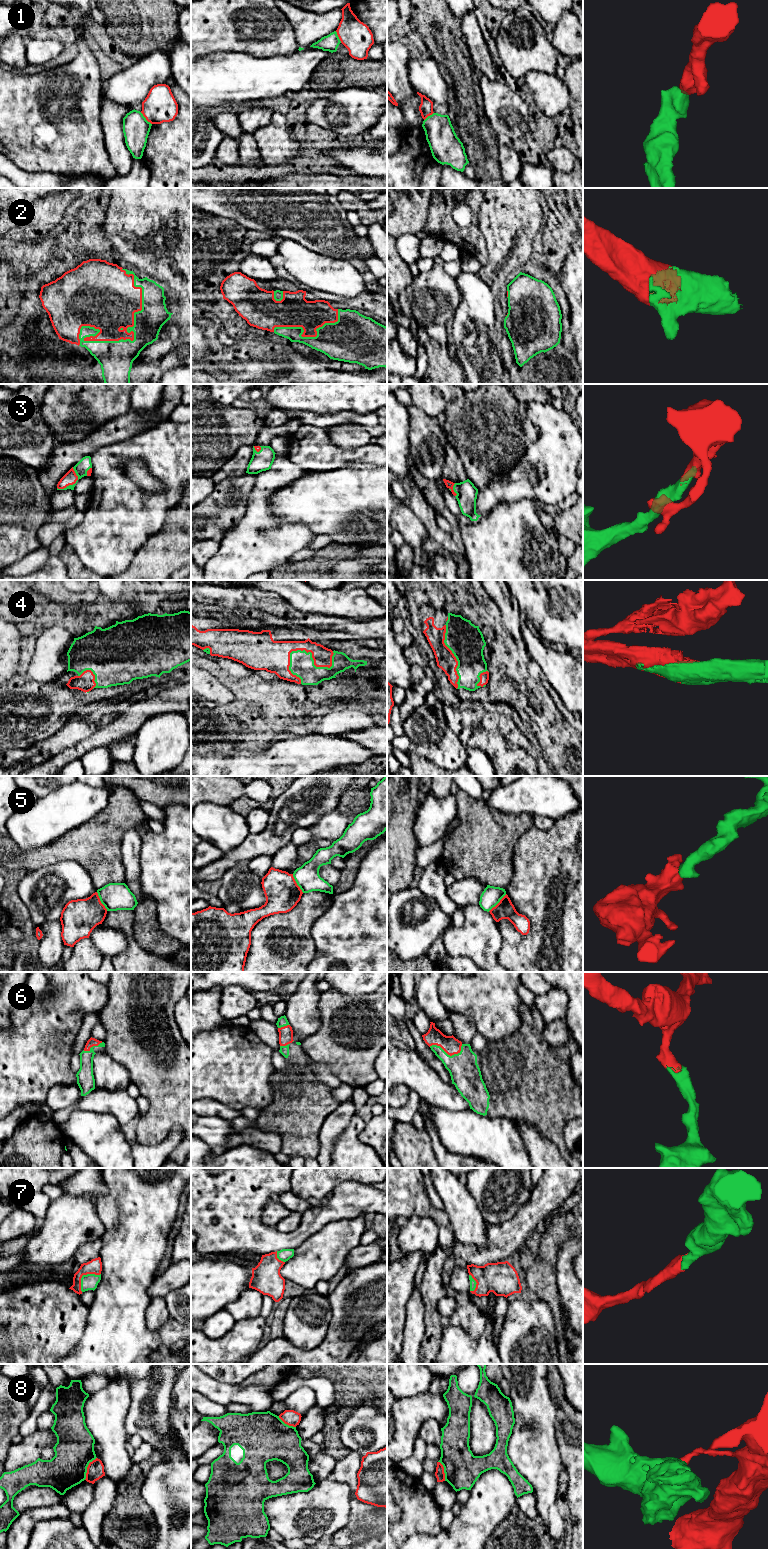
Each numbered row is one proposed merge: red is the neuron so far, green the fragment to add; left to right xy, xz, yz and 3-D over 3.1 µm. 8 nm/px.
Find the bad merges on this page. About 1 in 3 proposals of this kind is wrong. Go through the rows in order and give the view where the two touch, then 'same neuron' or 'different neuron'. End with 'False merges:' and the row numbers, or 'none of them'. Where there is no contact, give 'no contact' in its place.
1: contact in xy; different neuron
2: contact in xy; same neuron
3: contact in xy; same neuron
4: contact in xz; same neuron
5: contact in xy; different neuron
6: contact in yz; same neuron
7: contact in xy; same neuron
8: contact in xy; different neuron
False merges: 1, 5, 8

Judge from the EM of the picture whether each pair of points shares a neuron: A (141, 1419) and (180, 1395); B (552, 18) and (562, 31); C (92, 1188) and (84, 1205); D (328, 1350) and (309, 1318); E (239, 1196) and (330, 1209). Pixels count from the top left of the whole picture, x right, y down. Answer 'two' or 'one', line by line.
A: two
B: two
C: two
D: two
E: one

